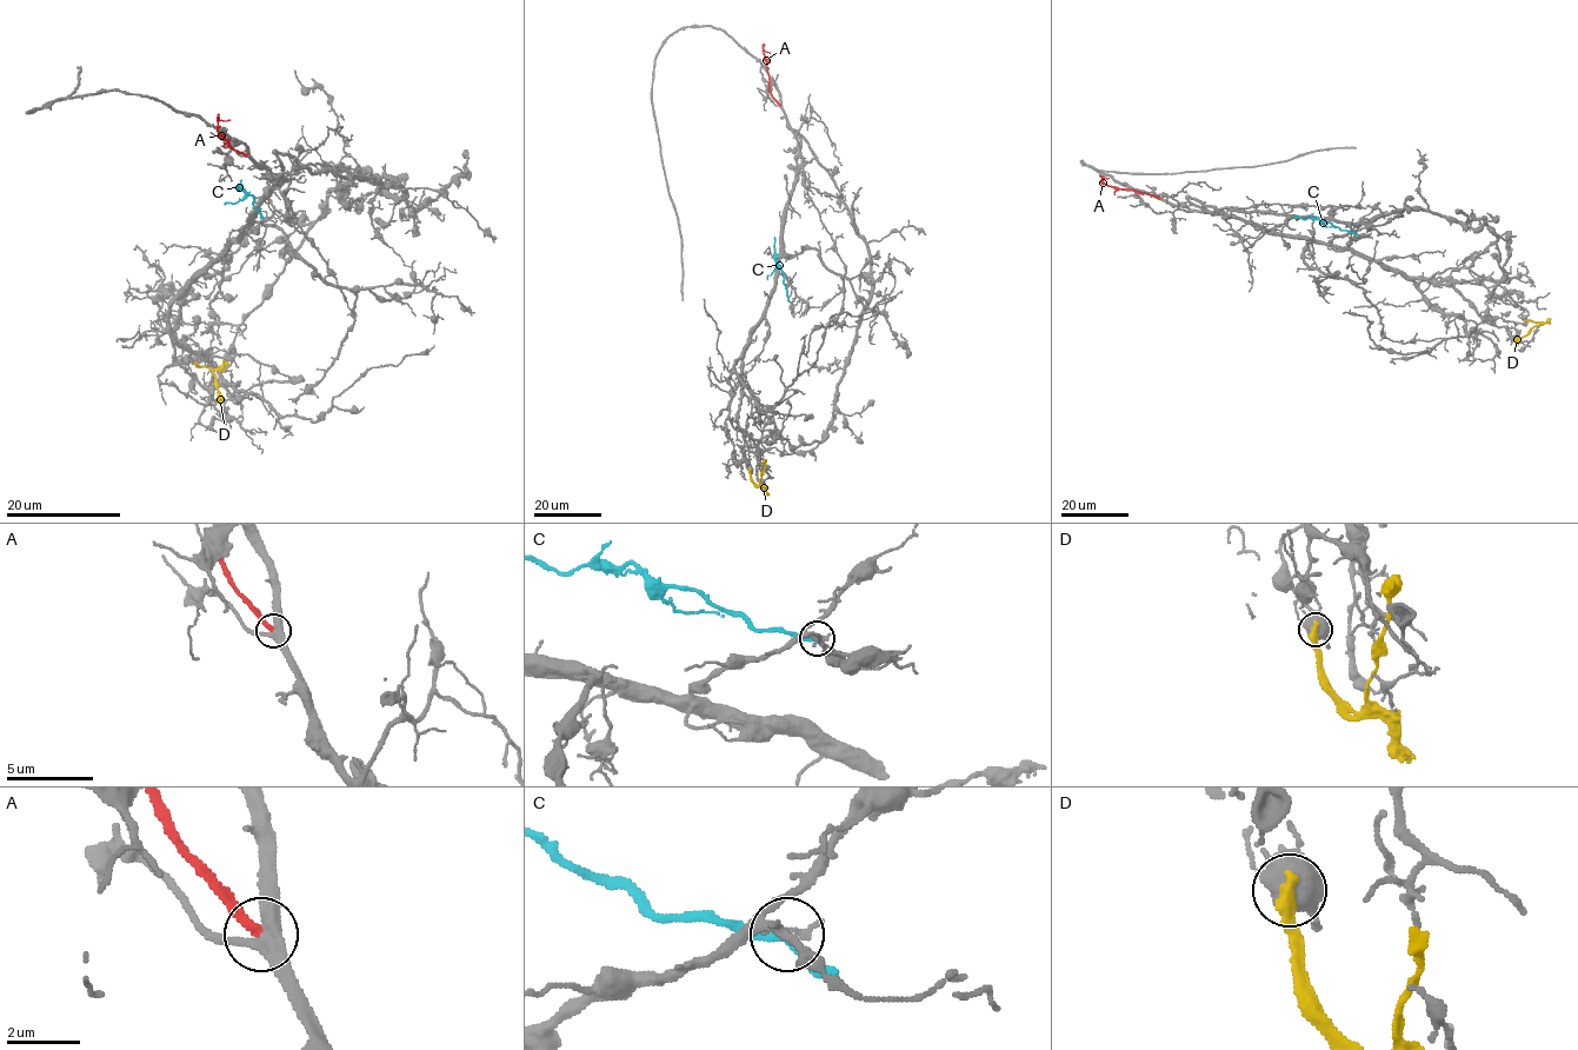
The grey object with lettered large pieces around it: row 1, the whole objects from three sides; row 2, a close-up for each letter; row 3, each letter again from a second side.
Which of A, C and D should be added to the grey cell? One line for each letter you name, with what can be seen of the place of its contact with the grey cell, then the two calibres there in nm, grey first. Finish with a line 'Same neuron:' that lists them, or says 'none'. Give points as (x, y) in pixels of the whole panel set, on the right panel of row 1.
Same neuron: none

